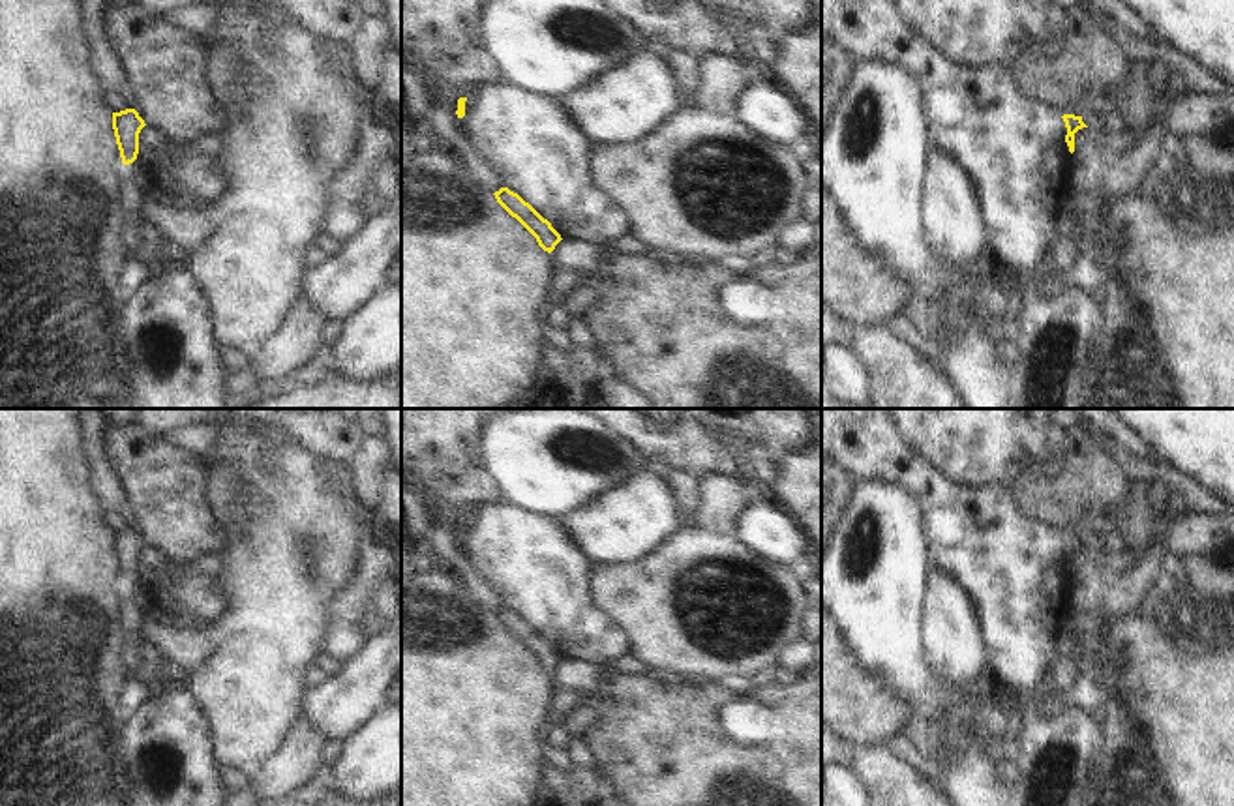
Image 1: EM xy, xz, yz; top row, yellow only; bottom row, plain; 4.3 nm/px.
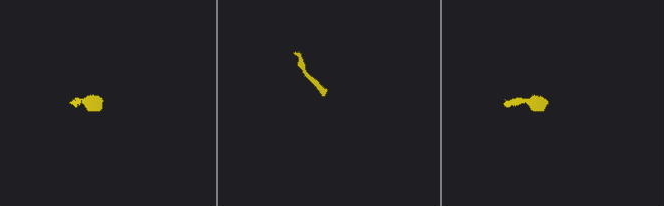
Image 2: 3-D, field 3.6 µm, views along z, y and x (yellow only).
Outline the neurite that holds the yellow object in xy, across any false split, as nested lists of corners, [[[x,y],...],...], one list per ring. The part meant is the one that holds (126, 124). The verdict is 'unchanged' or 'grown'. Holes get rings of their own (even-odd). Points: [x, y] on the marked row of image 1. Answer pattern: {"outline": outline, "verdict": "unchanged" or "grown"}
{"outline": [[[135,109],[113,112],[113,129],[124,165],[129,165],[137,159],[139,133],[144,126],[144,120]]], "verdict": "unchanged"}

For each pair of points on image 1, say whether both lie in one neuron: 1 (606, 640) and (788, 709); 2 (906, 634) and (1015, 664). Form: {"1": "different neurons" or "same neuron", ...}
{"1": "different neurons", "2": "different neurons"}

